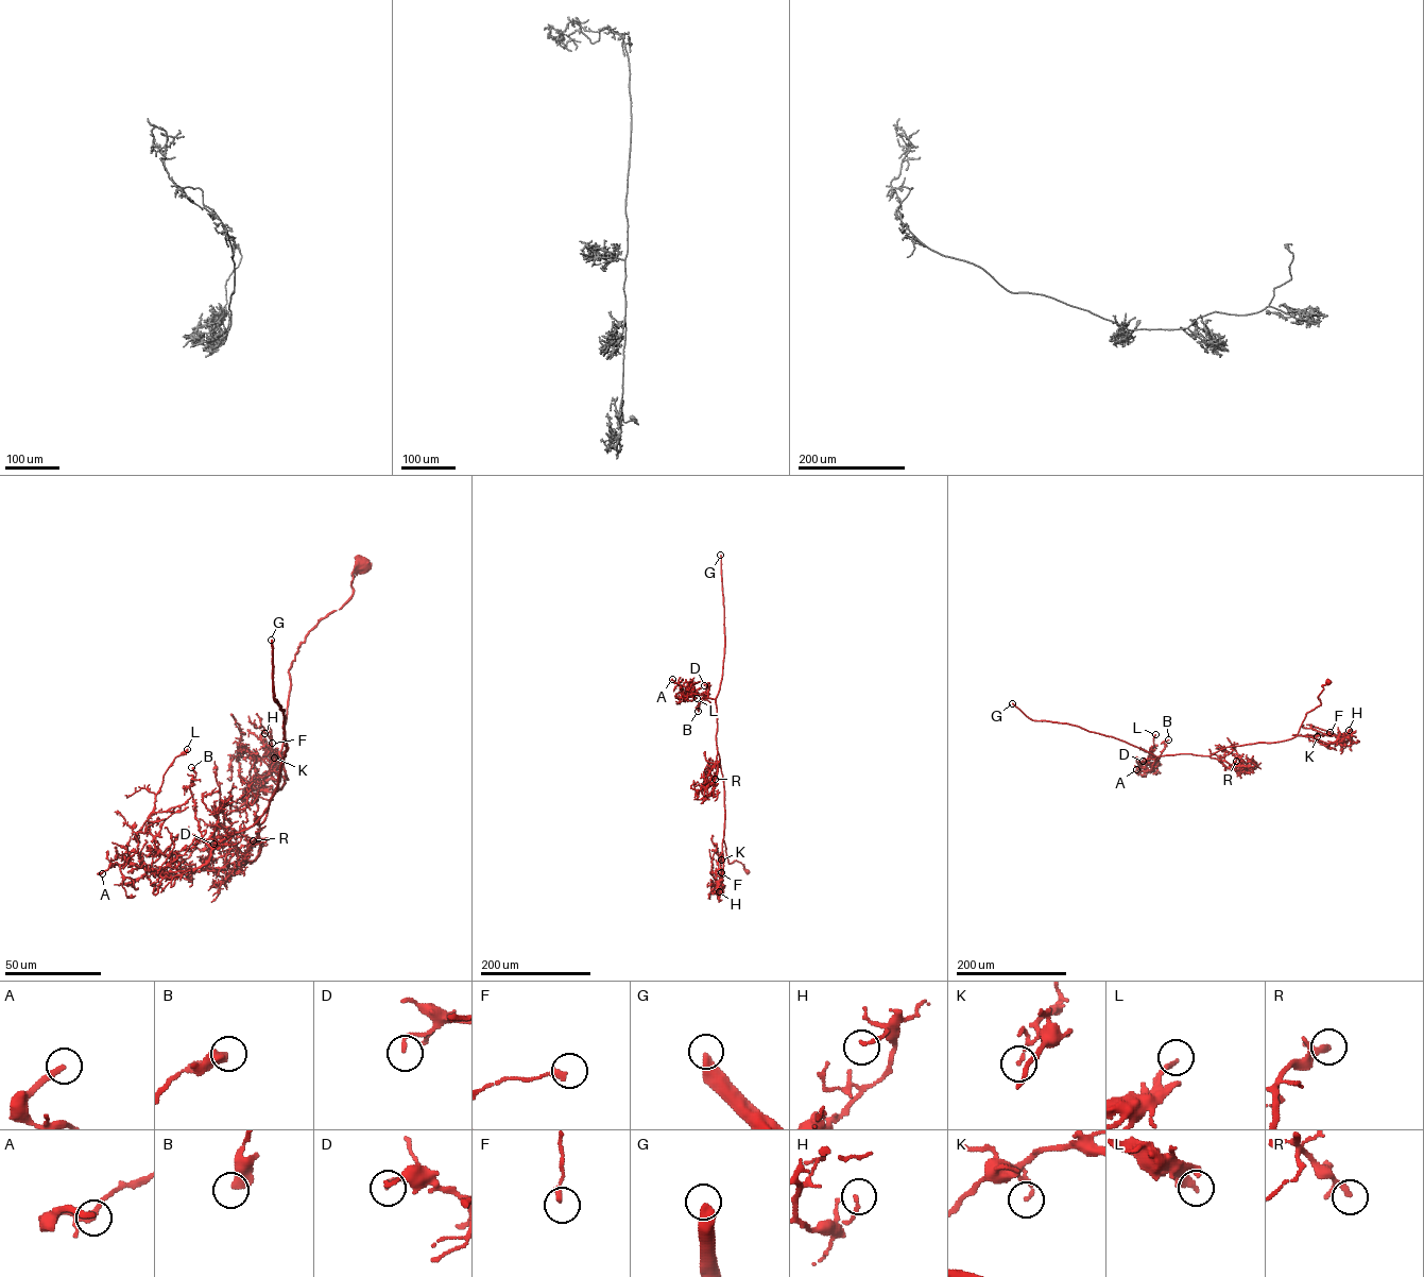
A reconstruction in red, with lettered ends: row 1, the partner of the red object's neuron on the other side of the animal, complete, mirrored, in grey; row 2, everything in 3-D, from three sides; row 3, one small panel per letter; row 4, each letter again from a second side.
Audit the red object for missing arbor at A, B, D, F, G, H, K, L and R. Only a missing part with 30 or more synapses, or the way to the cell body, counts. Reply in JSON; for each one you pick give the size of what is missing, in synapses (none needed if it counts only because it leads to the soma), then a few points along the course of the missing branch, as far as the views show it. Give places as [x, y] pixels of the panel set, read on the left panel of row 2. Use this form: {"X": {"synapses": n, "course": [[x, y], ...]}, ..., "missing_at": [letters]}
{"G": {"synapses": 3000}, "R": {"synapses": 30, "course": [[253, 840], [260, 838], [266, 829]]}, "missing_at": ["G", "R"]}

